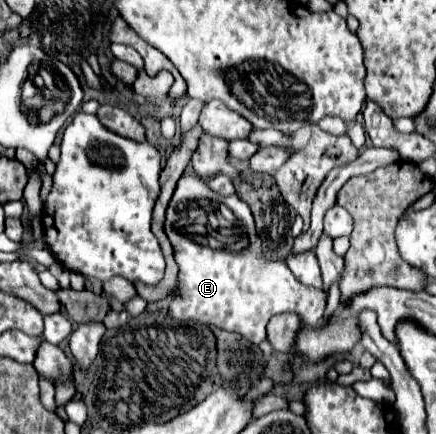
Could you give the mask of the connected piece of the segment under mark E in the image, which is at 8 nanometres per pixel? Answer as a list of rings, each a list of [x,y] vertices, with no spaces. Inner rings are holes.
[[[185,174],[181,176],[179,184],[177,184],[177,192],[173,194],[171,198],[171,204],[167,208],[167,220],[165,220],[165,232],[169,234],[171,238],[171,244],[173,244],[173,250],[175,250],[175,260],[179,264],[179,286],[175,290],[175,300],[169,308],[169,316],[185,326],[189,324],[213,324],[217,328],[223,328],[223,330],[229,330],[229,332],[235,332],[235,334],[241,334],[243,338],[247,338],[251,344],[259,344],[267,338],[265,334],[265,326],[267,322],[275,316],[275,314],[283,314],[283,312],[297,312],[303,320],[303,324],[311,324],[311,326],[317,326],[321,320],[323,320],[323,312],[325,312],[325,302],[327,302],[327,294],[323,294],[323,290],[317,290],[317,288],[311,288],[311,286],[303,286],[301,282],[295,280],[295,276],[291,274],[291,270],[287,268],[285,262],[271,262],[263,256],[261,252],[261,240],[255,232],[255,222],[253,222],[253,216],[251,216],[251,210],[249,206],[237,196],[217,196],[215,192],[211,192],[207,186],[205,186],[205,180],[201,180],[199,176],[195,174]],[[199,198],[211,198],[211,200],[217,200],[221,204],[229,204],[229,210],[233,210],[233,214],[237,216],[237,220],[241,220],[241,224],[245,224],[245,234],[249,238],[249,248],[239,252],[239,254],[229,254],[229,252],[221,252],[221,250],[211,250],[207,246],[201,246],[197,244],[193,239],[183,236],[177,231],[177,228],[173,228],[173,224],[177,224],[177,214],[179,214],[179,204],[181,202],[187,202],[187,200],[199,200]]]

